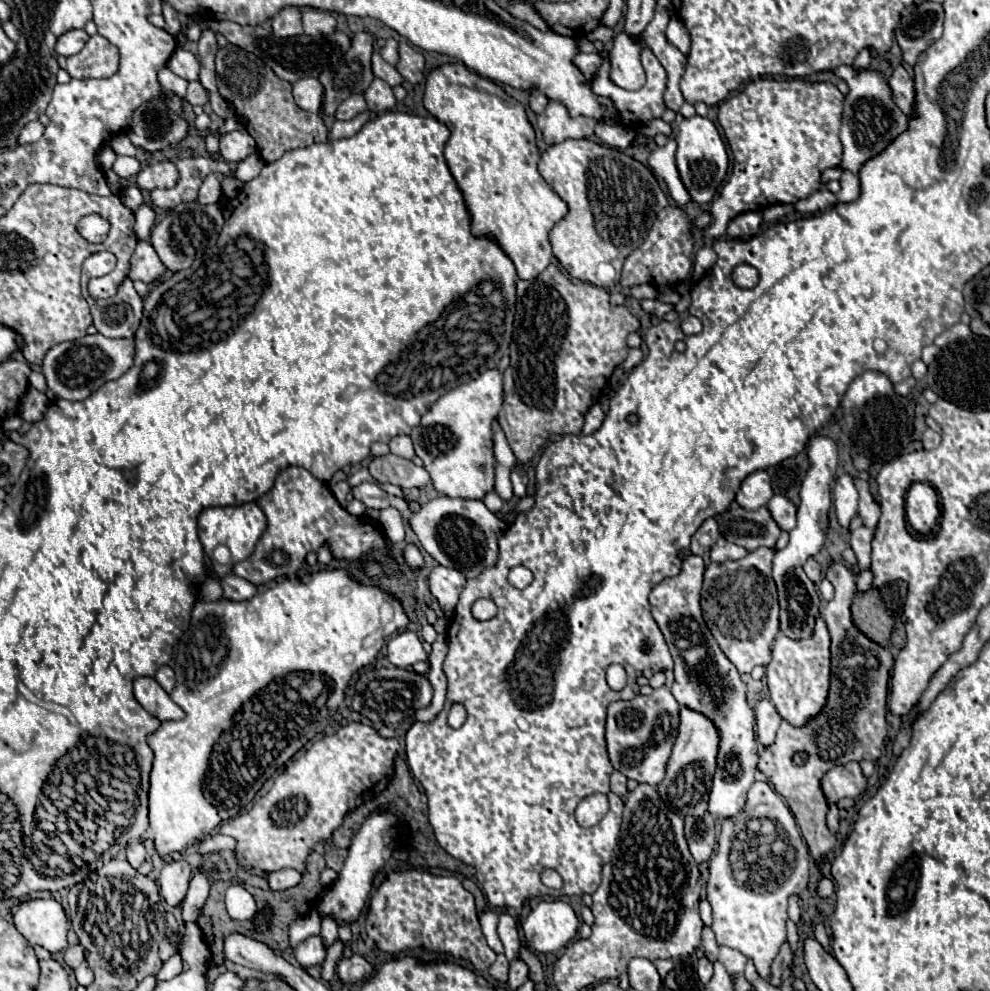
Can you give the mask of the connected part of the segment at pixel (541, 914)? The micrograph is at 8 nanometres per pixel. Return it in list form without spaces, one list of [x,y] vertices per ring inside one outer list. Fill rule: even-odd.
[[[539,902],[523,922],[527,944],[535,952],[557,952],[577,936],[579,920],[567,902]]]

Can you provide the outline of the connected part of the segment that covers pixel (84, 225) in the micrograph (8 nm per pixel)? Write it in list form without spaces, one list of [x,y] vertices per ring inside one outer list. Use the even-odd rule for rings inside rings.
[[[91,214],[78,222],[77,230],[91,242],[103,242],[109,231],[109,223],[98,214]]]

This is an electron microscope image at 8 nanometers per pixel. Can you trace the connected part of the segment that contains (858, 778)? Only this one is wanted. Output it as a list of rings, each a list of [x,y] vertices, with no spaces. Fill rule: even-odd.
[[[847,762],[845,766],[843,764],[835,766],[821,780],[821,790],[827,802],[831,804],[837,804],[845,796],[855,798],[865,788],[867,788],[867,778],[861,772],[859,762]]]

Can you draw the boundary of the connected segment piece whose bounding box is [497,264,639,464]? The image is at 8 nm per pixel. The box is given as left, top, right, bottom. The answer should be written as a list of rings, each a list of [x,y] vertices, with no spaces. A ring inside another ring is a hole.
[[[549,264],[533,280],[517,280],[517,312],[511,340],[511,366],[513,388],[505,388],[503,408],[499,412],[499,424],[507,436],[507,442],[521,464],[531,462],[539,448],[547,442],[549,434],[581,434],[583,418],[595,404],[613,370],[627,358],[627,334],[639,328],[639,320],[629,314],[625,306],[611,306],[609,292],[605,288],[579,282],[573,284],[567,274],[555,264]]]

